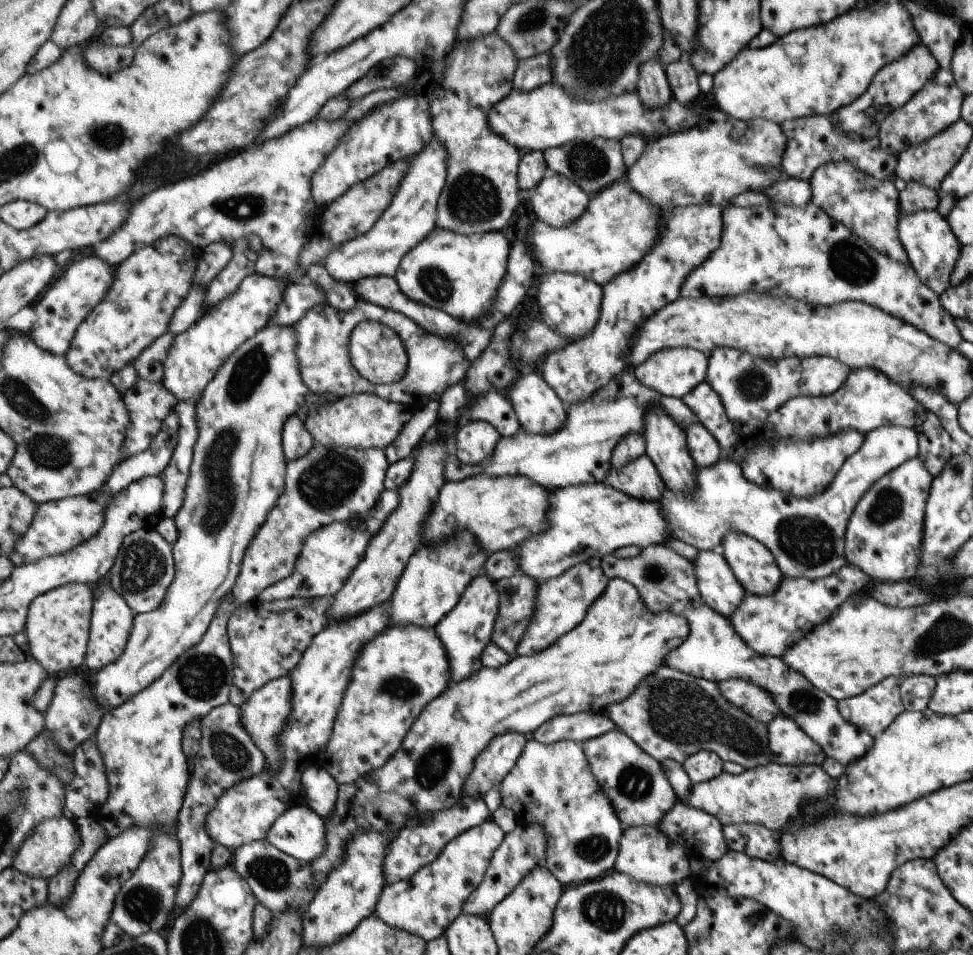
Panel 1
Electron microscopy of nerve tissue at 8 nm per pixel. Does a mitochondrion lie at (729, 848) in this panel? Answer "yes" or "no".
no

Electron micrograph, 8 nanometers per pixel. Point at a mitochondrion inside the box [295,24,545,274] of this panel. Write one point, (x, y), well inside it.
(473, 199)

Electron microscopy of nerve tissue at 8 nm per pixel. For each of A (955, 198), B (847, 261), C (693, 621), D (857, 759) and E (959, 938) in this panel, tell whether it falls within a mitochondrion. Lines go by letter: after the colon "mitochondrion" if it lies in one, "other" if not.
A: other
B: mitochondrion
C: other
D: other
E: other

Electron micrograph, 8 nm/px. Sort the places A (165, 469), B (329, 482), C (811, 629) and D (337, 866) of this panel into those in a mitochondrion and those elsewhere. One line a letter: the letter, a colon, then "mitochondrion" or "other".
A: other
B: mitochondrion
C: other
D: other

